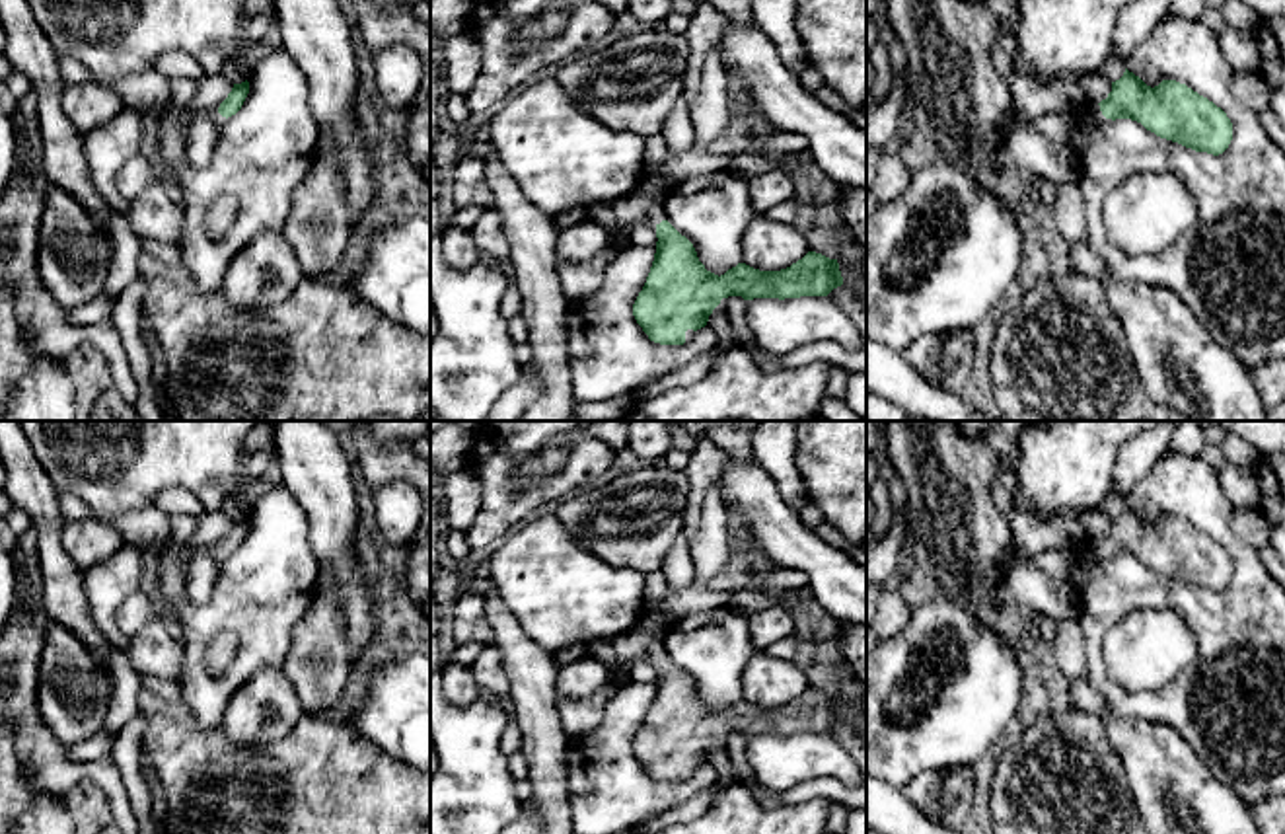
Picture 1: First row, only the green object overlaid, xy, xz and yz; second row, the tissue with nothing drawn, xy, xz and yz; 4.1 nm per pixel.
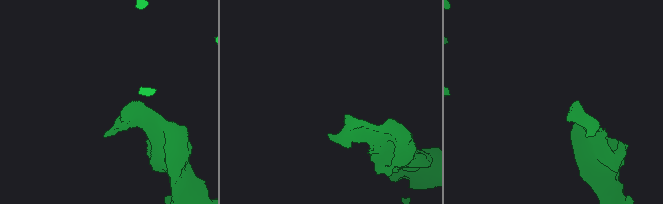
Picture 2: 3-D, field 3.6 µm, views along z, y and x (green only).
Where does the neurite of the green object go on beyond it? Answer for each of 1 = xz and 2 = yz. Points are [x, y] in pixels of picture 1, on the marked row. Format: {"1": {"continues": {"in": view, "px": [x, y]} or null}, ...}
{"1": {"continues": {"in": "xz", "px": [616, 215]}}, "2": {"continues": {"in": "yz", "px": [1079, 125]}}}

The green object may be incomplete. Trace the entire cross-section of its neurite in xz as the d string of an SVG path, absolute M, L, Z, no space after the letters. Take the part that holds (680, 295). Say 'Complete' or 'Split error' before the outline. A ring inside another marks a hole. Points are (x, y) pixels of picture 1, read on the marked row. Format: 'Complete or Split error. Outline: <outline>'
Split error. Outline: M641 189L586 208L588 220L621 232L637 222L656 228L656 253L642 290L633 304L633 316L650 341L683 345L687 329L701 329L722 298L800 298L827 296L843 284L837 259L808 251L781 271L759 271L738 263L724 275L715 275L699 261L693 244L666 218L664 203Z

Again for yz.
Split error. Outline: M1127 68L1112 82L1106 99L1088 103L1081 117L1071 119L1069 144L1075 146L1104 119L1137 121L1160 138L1213 156L1223 154L1232 140L1232 123L1213 101L1176 80L1151 88Z

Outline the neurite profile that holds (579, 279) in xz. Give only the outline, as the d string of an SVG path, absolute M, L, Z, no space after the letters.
M625 230L615 232L611 244L582 263L557 263L563 292L569 300L584 298L602 284L607 265L627 246Z

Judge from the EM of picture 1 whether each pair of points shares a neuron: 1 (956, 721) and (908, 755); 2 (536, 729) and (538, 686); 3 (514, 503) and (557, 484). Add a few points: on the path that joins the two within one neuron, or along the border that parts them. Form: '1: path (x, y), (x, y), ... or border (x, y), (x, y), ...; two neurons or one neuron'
1: path (945, 721), (919, 743); one neuron
2: path (536, 720), (536, 696); one neuron
3: path (524, 503), (548, 493); one neuron

